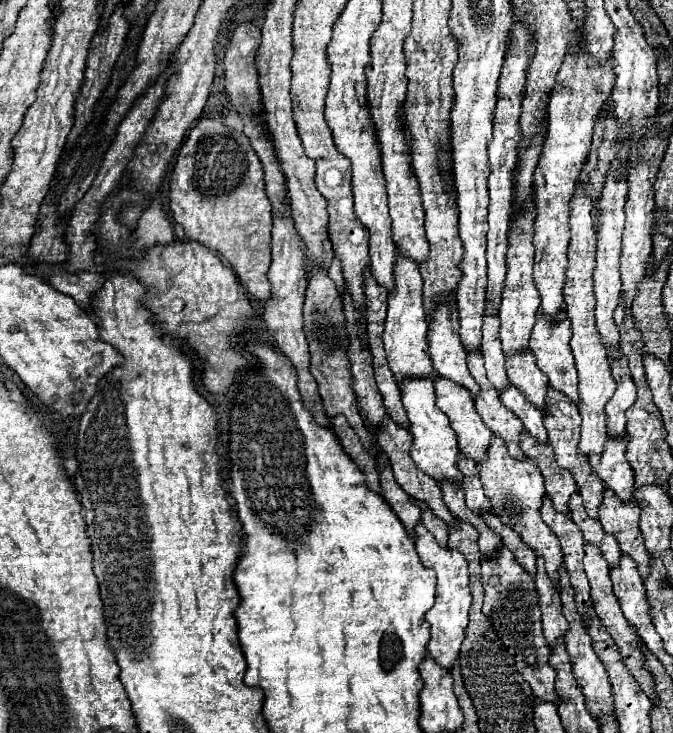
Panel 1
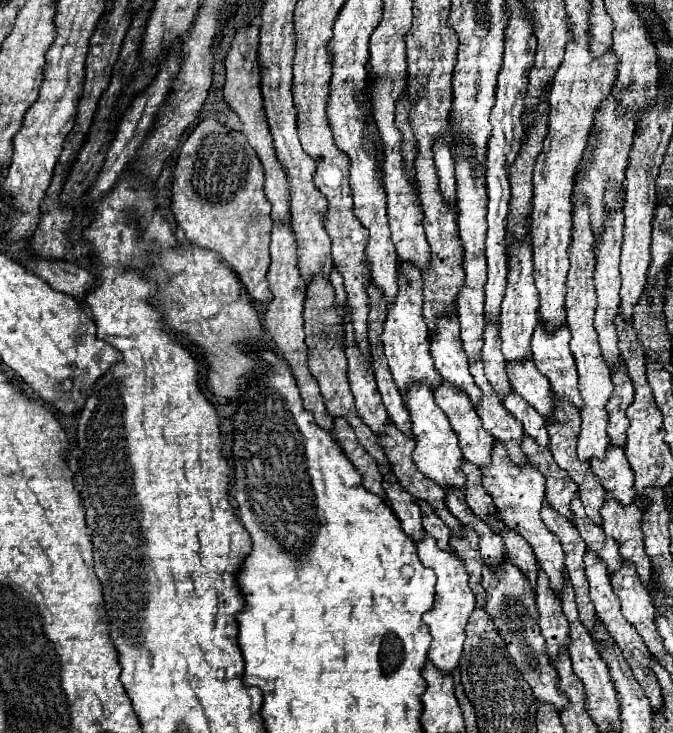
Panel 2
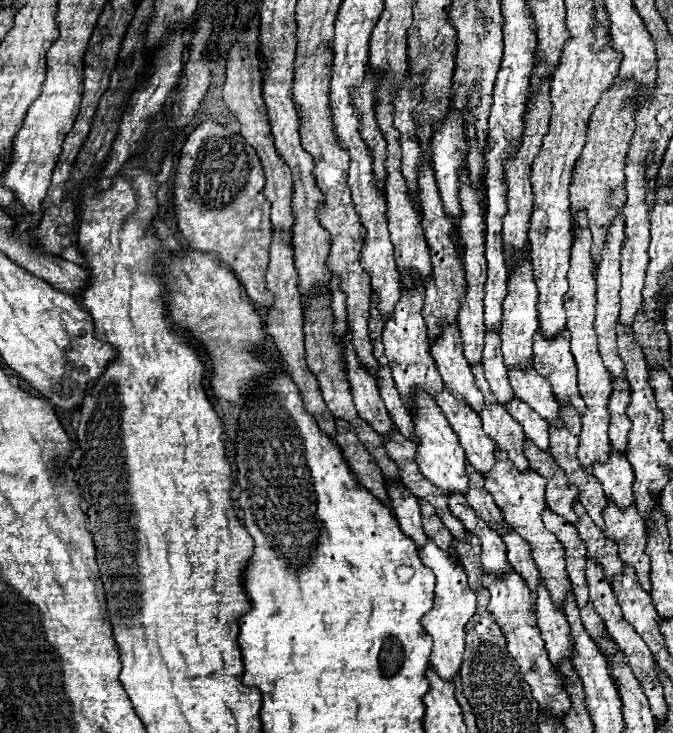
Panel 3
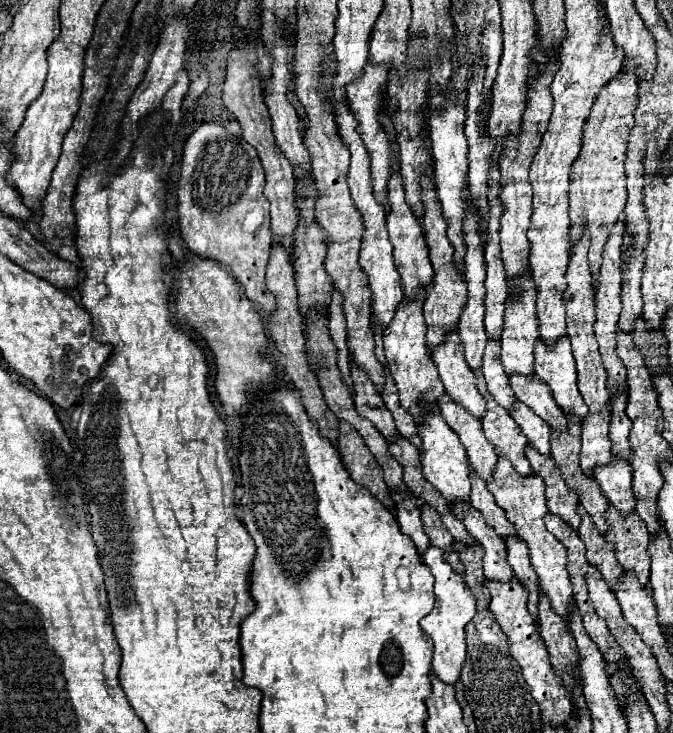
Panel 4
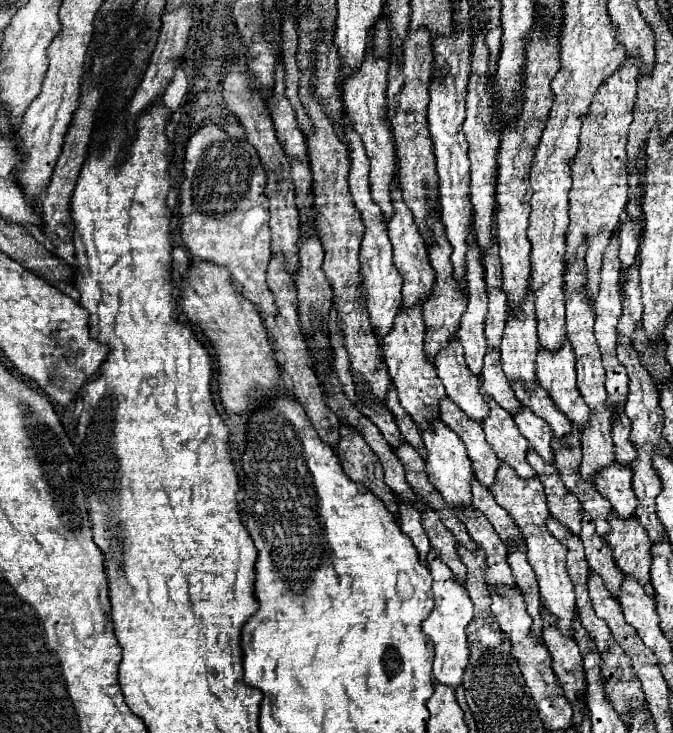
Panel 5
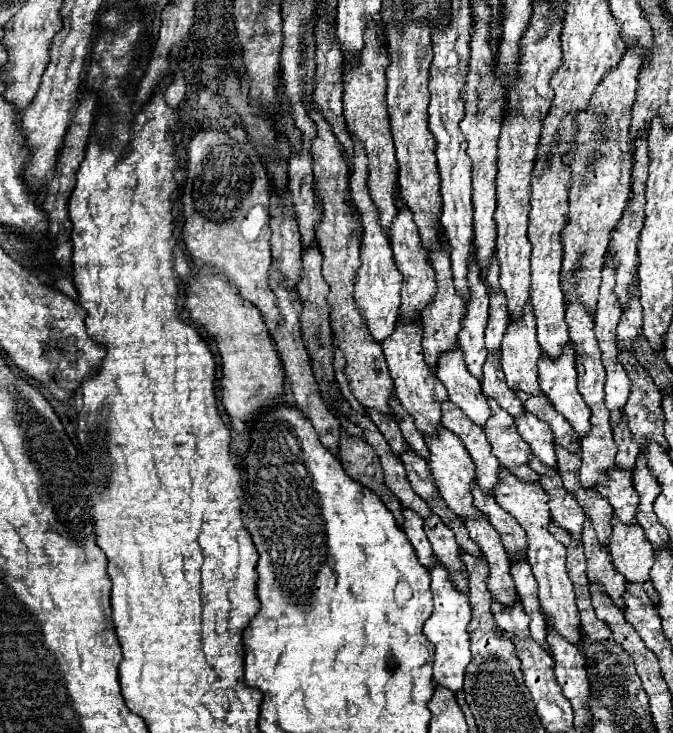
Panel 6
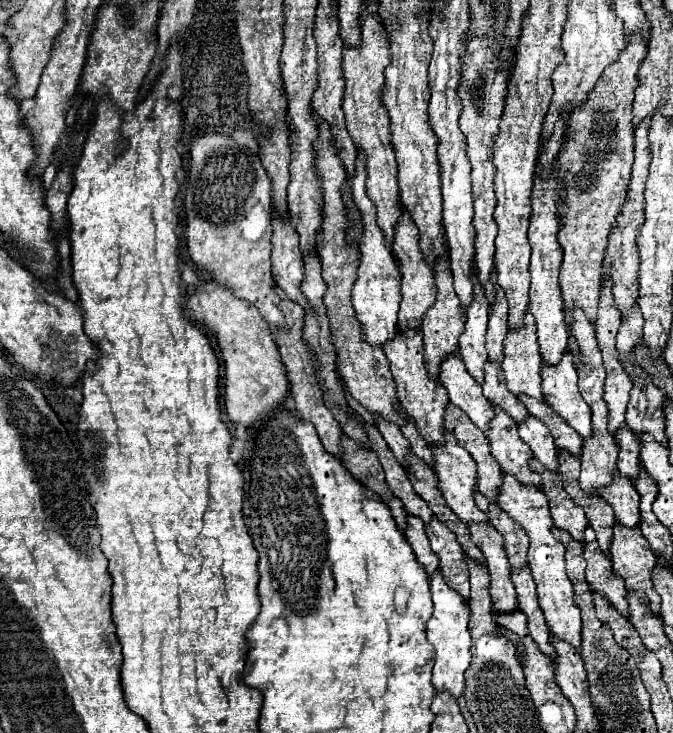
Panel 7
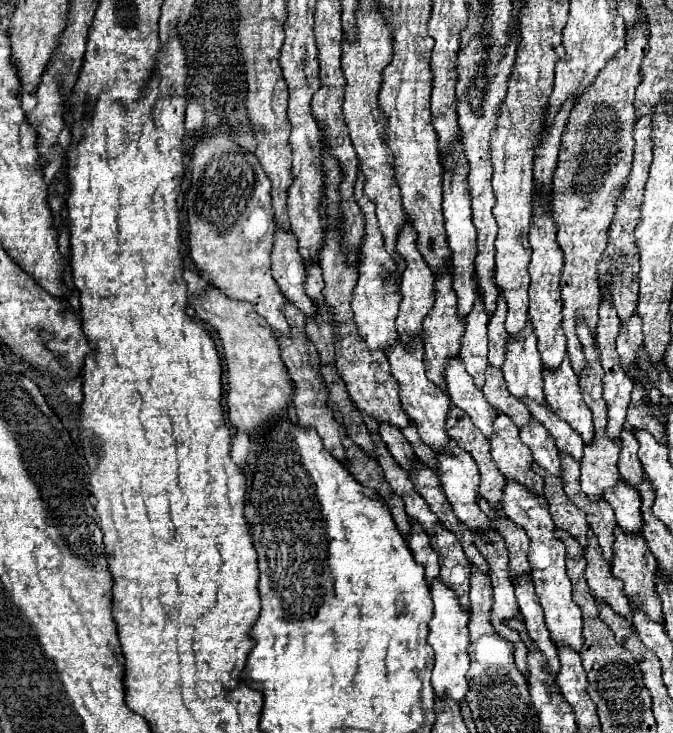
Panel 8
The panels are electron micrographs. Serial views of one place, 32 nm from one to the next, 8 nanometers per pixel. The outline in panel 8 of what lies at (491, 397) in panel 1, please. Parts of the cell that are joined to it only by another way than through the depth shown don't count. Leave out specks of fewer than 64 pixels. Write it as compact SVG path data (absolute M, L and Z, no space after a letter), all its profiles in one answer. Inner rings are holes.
M498 414L496 432L492 434L490 446L492 460L506 478L524 484L530 492L538 496L544 494L544 480L536 472L532 472L532 454L528 452L528 446L520 442L518 428L512 424L512 420L508 420L508 416Z

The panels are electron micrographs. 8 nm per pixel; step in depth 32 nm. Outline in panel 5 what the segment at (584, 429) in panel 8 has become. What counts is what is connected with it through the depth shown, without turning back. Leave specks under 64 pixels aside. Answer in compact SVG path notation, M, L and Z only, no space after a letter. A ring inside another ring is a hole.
M568 342L552 354L540 348L540 356L536 358L536 376L540 386L550 394L552 402L564 416L584 432L590 418L590 408L584 404L578 388L576 388L576 368L574 368L574 352Z

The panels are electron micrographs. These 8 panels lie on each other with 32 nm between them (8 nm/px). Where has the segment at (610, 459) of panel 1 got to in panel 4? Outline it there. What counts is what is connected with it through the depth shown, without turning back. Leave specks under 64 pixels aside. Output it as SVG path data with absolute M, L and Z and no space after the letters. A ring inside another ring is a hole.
M614 458L608 466L596 468L594 478L600 484L602 494L622 516L628 516L636 508L636 498L632 492L632 468L628 462Z

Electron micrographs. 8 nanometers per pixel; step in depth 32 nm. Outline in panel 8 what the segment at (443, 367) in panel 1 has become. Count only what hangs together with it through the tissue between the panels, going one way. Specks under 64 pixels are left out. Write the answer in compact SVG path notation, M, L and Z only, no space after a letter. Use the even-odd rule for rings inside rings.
M452 360L452 368L448 368L446 384L450 392L450 400L454 406L462 408L470 418L472 424L486 436L492 438L494 434L494 420L498 412L484 400L482 390L474 386L472 378L464 370L464 364L460 360Z

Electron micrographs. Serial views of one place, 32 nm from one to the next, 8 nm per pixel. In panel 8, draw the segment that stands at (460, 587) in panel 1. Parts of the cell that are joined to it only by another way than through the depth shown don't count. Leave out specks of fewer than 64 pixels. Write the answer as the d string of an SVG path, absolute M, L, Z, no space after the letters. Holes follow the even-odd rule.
M438 578L432 584L432 600L434 600L434 616L430 620L430 636L428 636L428 644L434 648L436 652L436 662L434 662L434 670L432 670L432 688L436 692L438 698L452 698L454 702L462 702L468 694L468 680L466 680L466 672L468 672L468 614L460 608L456 594L446 588Z

